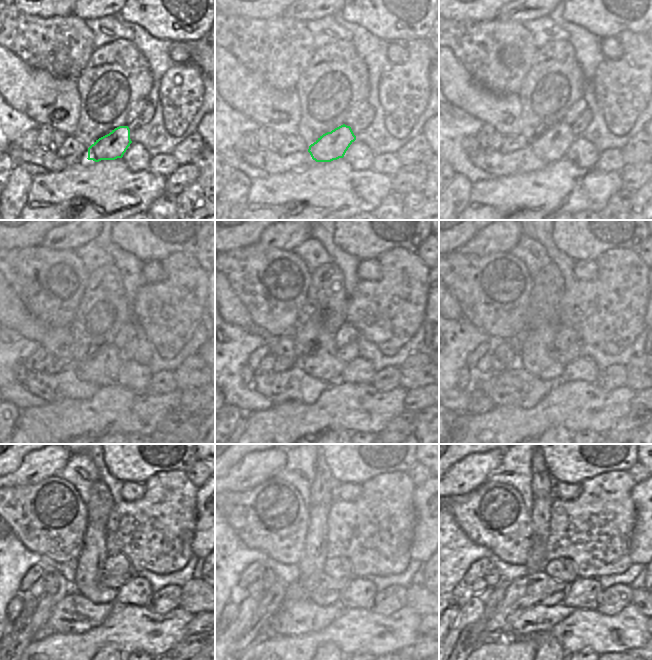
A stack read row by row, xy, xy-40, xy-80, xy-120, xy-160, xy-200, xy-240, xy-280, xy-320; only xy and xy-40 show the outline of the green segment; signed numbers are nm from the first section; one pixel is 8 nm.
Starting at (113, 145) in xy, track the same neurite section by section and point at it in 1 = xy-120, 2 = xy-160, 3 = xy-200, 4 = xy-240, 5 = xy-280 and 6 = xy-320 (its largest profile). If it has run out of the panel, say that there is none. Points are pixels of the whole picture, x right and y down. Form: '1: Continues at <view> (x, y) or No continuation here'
1: Continues at xy-120 (101, 369)
2: Continues at xy-160 (322, 363)
3: Continues at xy-200 (534, 356)
4: Continues at xy-240 (90, 564)
5: Continues at xy-280 (312, 562)
6: Continues at xy-320 (536, 561)

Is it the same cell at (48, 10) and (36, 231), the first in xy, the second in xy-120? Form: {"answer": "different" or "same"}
{"answer": "same"}

